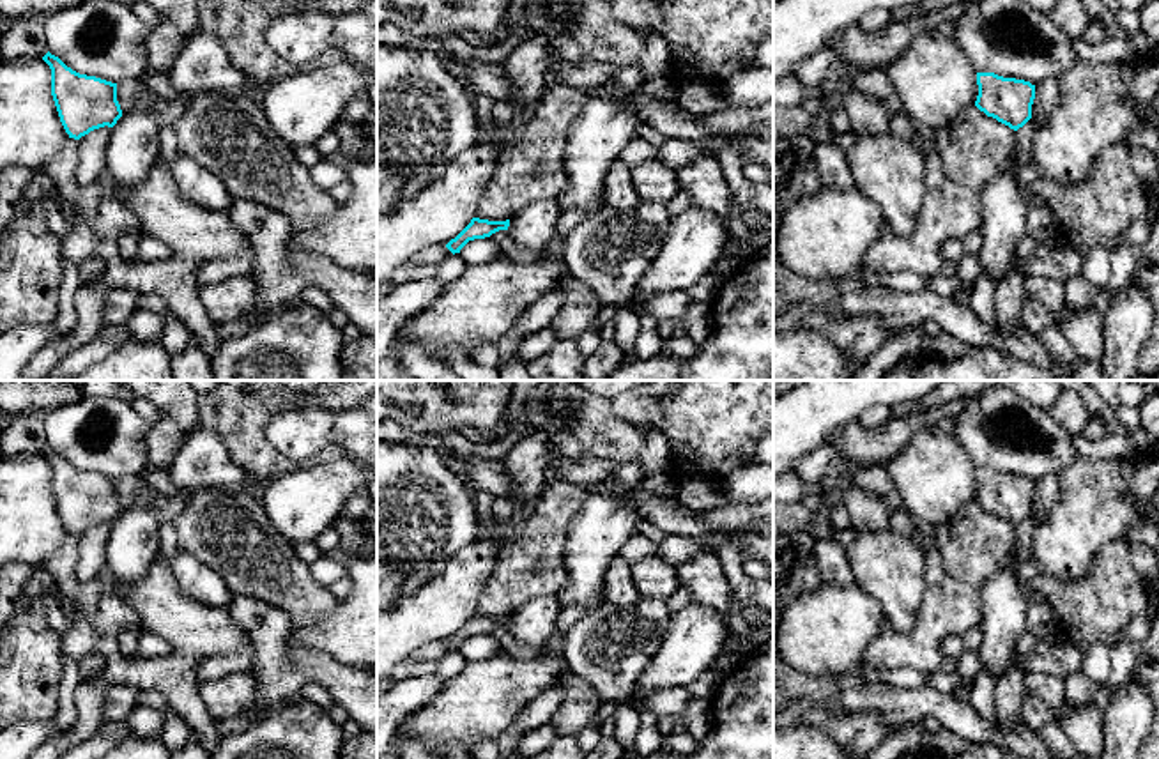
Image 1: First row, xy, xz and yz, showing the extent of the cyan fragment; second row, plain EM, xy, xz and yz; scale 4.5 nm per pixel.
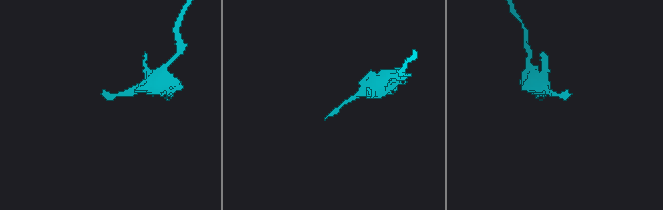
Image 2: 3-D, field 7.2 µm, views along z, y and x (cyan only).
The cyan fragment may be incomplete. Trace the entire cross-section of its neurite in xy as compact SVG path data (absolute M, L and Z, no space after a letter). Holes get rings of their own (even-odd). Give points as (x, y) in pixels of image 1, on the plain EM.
M50 448L42 456L51 465L51 492L69 534L80 536L99 524L113 524L122 513L117 479L67 464Z

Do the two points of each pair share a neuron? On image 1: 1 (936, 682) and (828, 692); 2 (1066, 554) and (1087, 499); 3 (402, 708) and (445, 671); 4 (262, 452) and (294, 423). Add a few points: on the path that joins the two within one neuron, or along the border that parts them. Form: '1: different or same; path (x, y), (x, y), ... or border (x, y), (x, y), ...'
1: different; border (924, 685), (956, 694)
2: same; path (1069, 540), (1087, 513)
3: same; path (413, 697), (434, 682)
4: different; border (278, 411), (268, 441), (310, 459)

